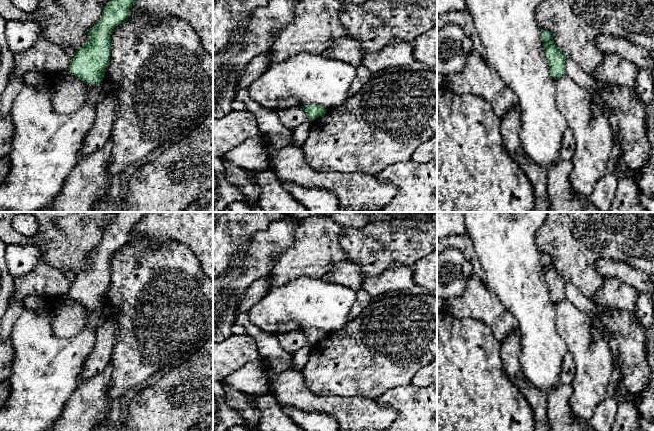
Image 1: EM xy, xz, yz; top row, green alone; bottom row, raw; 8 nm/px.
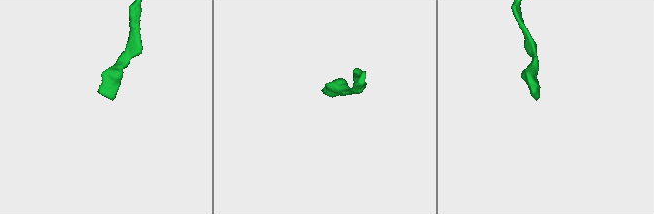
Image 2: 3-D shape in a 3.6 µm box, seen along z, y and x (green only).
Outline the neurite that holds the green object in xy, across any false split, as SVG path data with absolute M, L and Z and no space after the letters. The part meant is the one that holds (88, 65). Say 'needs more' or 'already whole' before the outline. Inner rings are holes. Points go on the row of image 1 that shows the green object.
already whole; M111 0L99 21L89 30L89 40L76 50L68 71L82 82L98 84L110 59L110 35L113 29L128 19L135 0Z

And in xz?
already whole; M304 105L302 108L306 112L307 117L312 121L324 115L327 111L325 108L319 105Z

